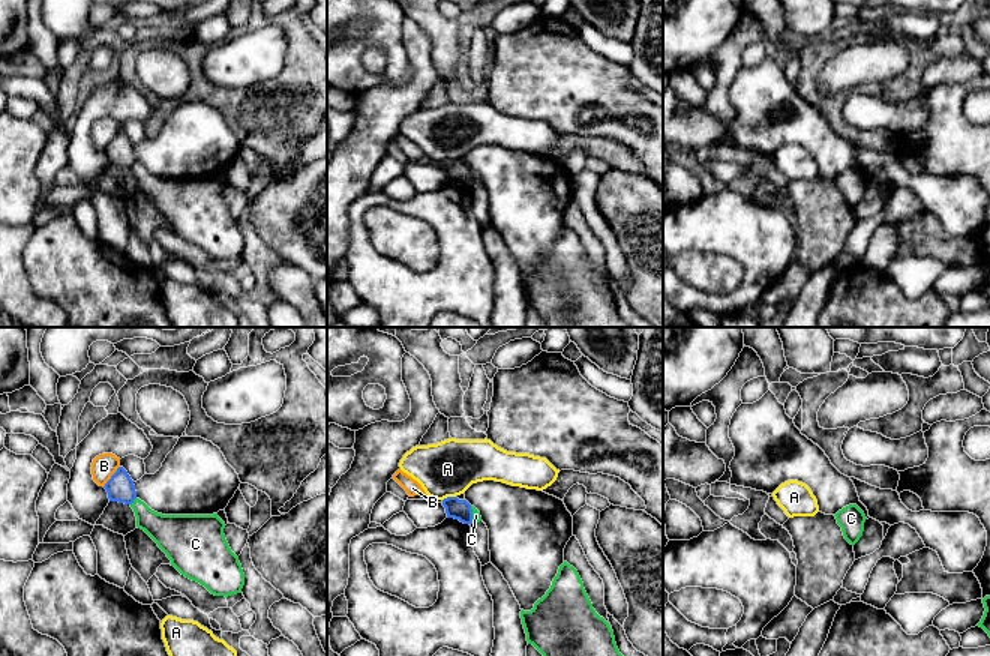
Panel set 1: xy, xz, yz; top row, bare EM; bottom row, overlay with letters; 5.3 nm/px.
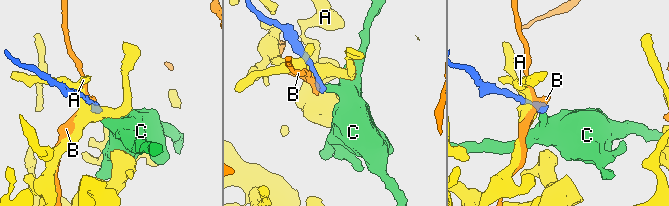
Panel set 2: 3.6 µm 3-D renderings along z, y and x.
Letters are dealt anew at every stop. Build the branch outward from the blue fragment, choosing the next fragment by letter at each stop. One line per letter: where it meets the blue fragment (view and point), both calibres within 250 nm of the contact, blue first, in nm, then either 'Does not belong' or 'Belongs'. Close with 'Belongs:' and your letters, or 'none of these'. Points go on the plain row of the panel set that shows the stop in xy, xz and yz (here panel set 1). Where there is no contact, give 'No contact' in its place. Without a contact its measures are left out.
A: Touches blue at xz (449, 161). Thickness 110 nm (blue) against 300 nm. Does not belong
B: Touches blue at xy (111, 140). Thickness 150 nm (blue) against 130 nm. Does not belong
C: Touches blue at xy (132, 165). Thickness 150 nm (blue) against 180 nm. Does not belong
Belongs: none of these

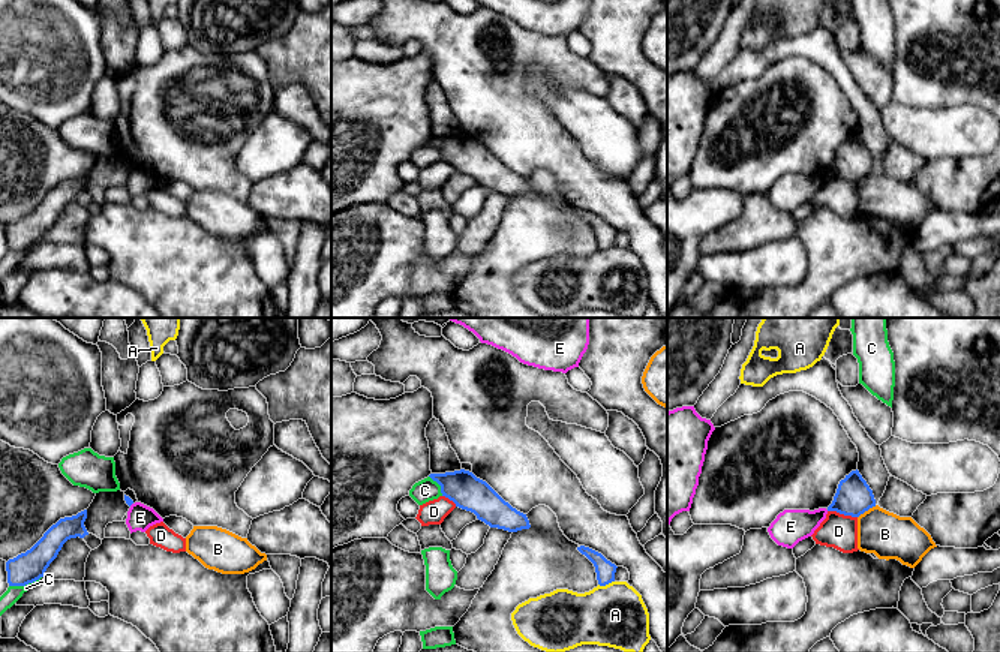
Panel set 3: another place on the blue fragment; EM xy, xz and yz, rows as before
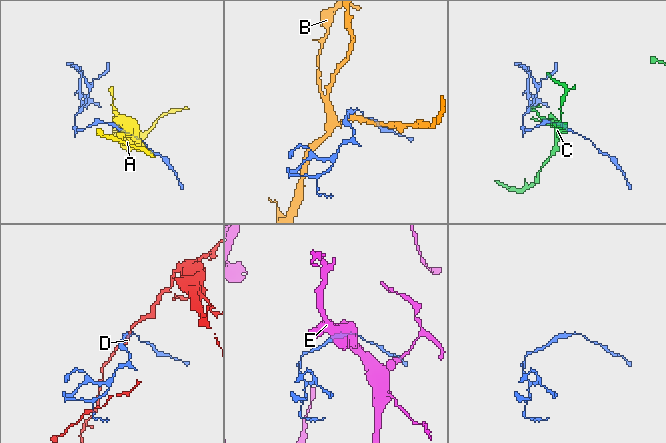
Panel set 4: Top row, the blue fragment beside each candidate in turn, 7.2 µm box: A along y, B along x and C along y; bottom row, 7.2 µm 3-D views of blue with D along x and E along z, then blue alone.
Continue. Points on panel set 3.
A: Touches blue at xz (606, 248). Thickness 100 nm (blue) against 340 nm. Does not belong
B: Touches blue at yz (867, 174). Thickness 200 nm (blue) against 240 nm. Does not belong
C: Touches blue at xy (24, 249). Thickness 160 nm (blue) against 80 nm. Does not belong
D: Touches blue at yz (843, 177). Thickness 200 nm (blue) against 190 nm. Does not belong
E: Touches blue at xy (131, 168). Thickness 40 nm (blue) against 140 nm. Does not belong
Belongs: none of these

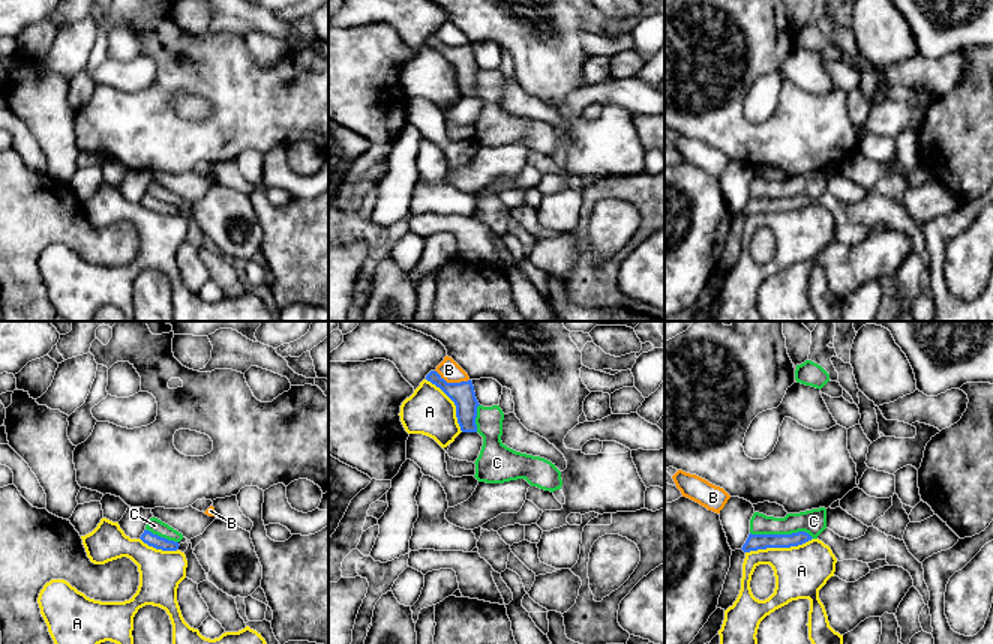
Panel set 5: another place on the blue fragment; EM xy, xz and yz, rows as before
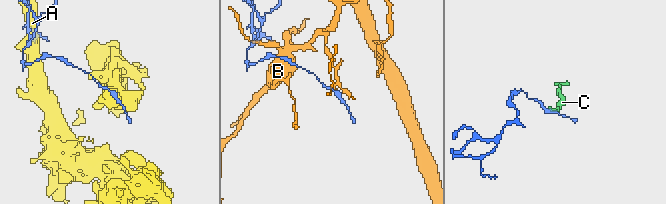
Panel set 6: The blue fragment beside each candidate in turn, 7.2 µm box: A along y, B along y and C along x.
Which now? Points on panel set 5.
A: Touches blue at yz (779, 210). Thickness 90 nm (blue) against 280 nm. Does not belong
B: Touches blue at xz (452, 47). Thickness 130 nm (blue) against 110 nm. Does not belong
C: Touches blue at yz (782, 198). Thickness 90 nm (blue) against 130 nm. Does not belong
Belongs: none of these

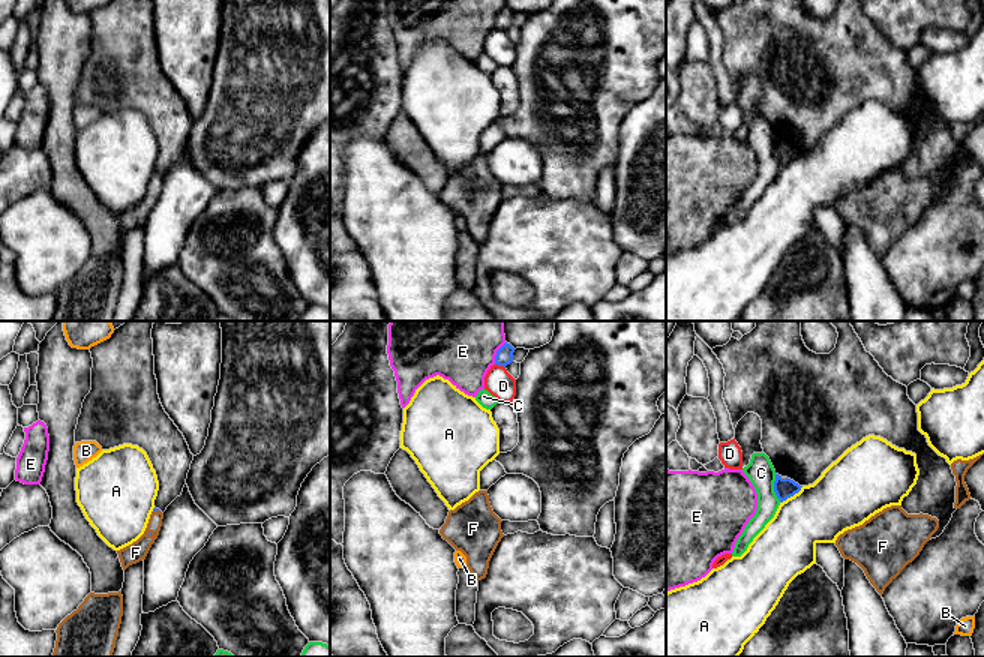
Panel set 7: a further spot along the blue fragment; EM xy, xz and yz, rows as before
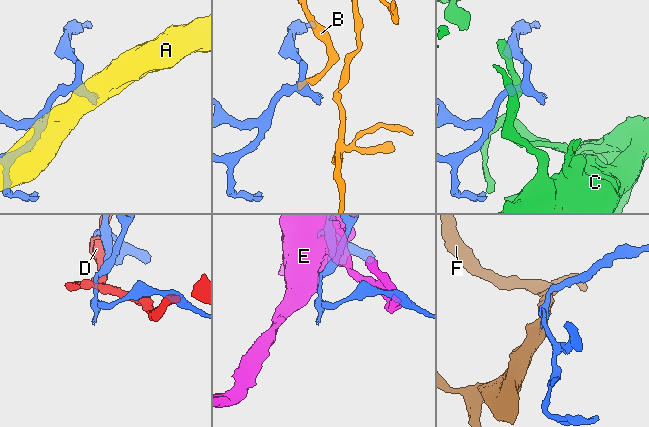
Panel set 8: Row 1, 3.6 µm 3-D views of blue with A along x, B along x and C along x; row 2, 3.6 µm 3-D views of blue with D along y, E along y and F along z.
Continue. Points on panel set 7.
A: Touches blue at yz (791, 159). Thickness 110 nm (blue) against 320 nm. Does not belong
B: Touches blue at yz (783, 143). Thickness 110 nm (blue) against 20 nm. Does not belong
C: Touches blue at yz (774, 152). Thickness 110 nm (blue) against 150 nm. Does not belong
D: Touches blue at xz (500, 29). Thickness 100 nm (blue) against 150 nm. Does not belong
E: Touches blue at xz (497, 17). Thickness 100 nm (blue) against 280 nm. Does not belong
F: Touches blue at xy (156, 173). Thickness 20 nm (blue) against 100 nm. Belongs
Belongs: F

